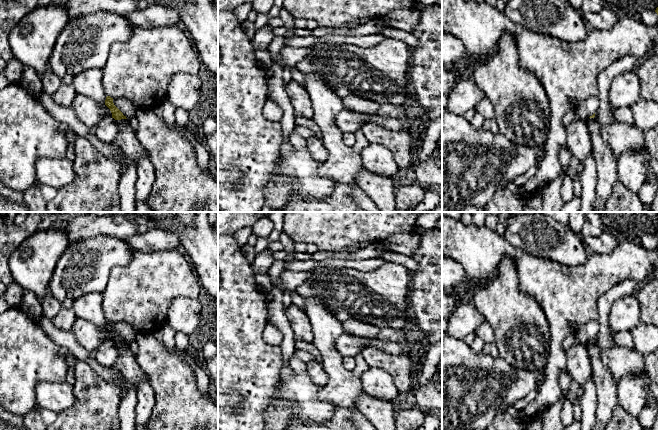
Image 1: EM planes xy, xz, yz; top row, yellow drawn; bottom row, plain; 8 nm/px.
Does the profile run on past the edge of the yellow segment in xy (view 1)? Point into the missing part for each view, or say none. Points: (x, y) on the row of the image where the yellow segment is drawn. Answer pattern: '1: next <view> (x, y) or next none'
1: next none

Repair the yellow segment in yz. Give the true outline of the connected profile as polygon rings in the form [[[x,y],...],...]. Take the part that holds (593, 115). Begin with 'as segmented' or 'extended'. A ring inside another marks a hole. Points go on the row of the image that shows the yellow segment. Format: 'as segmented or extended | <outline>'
extended | [[[595,113],[589,117],[588,124],[597,171],[596,196],[592,212],[602,212],[607,199],[612,195],[613,187],[618,182],[618,162],[611,149],[604,143],[594,117]]]

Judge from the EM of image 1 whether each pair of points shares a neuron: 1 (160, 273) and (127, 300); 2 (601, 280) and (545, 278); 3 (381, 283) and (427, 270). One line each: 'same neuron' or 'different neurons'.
1: same neuron
2: same neuron
3: different neurons

